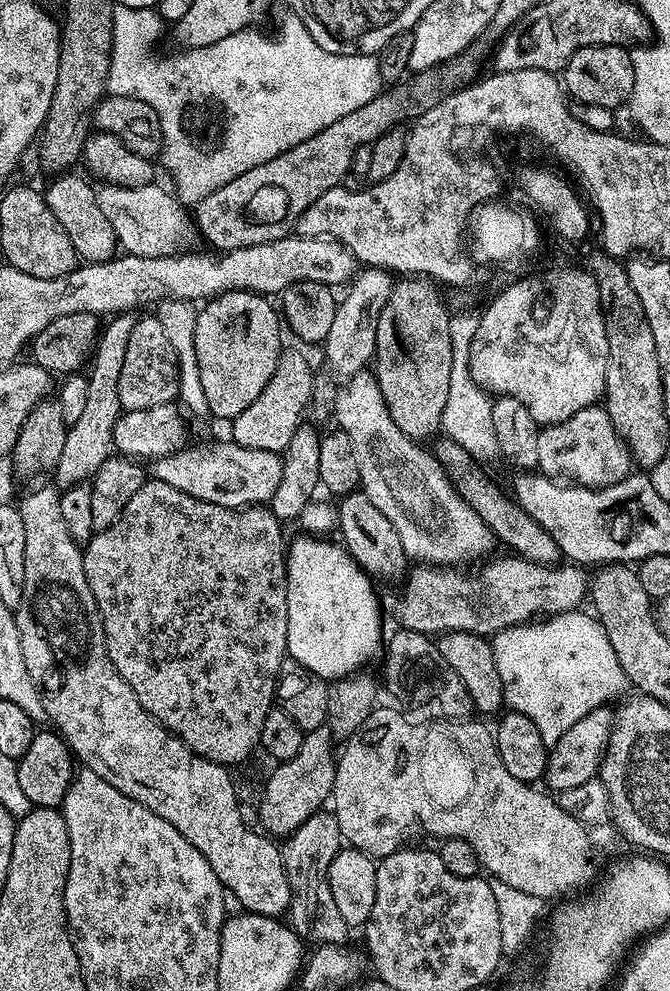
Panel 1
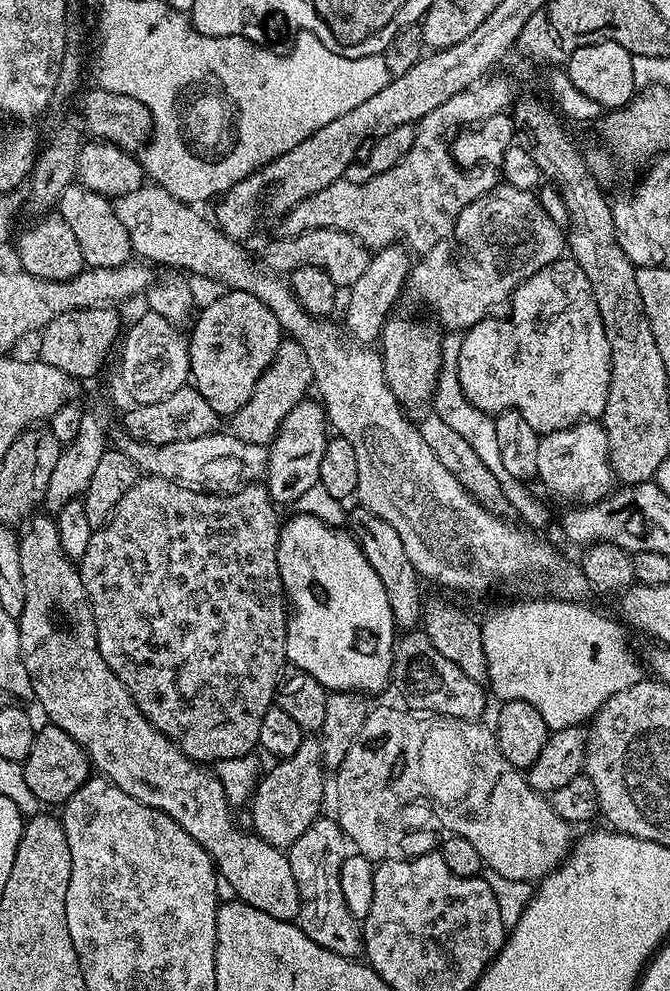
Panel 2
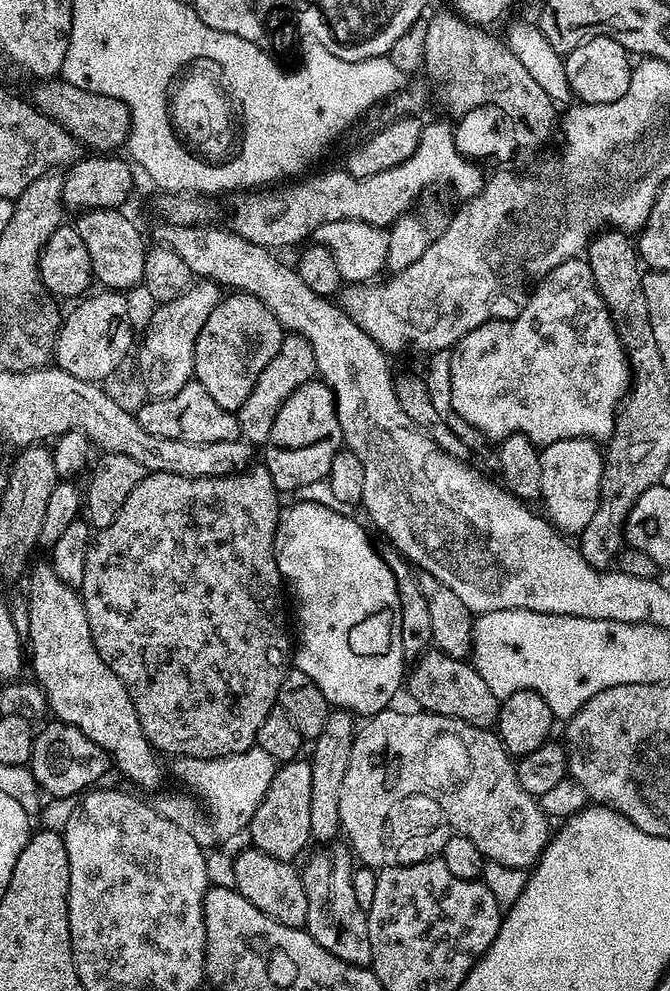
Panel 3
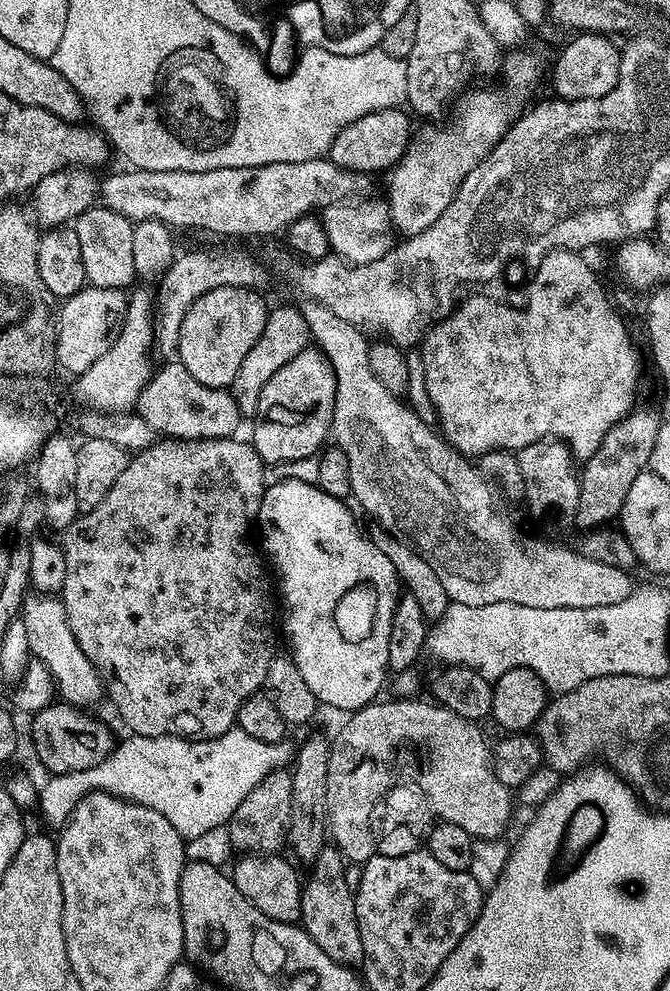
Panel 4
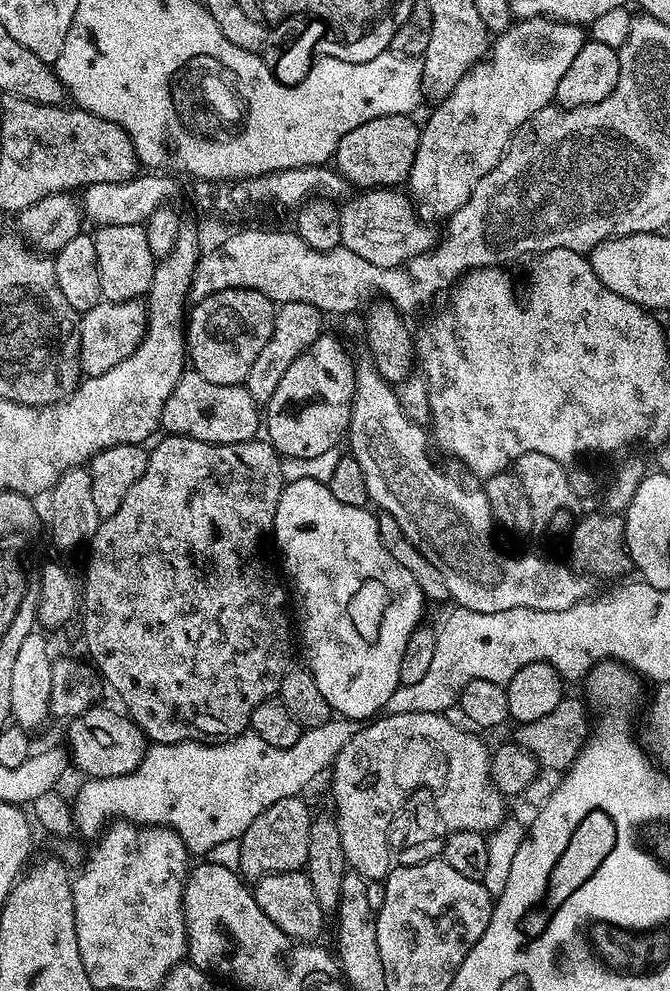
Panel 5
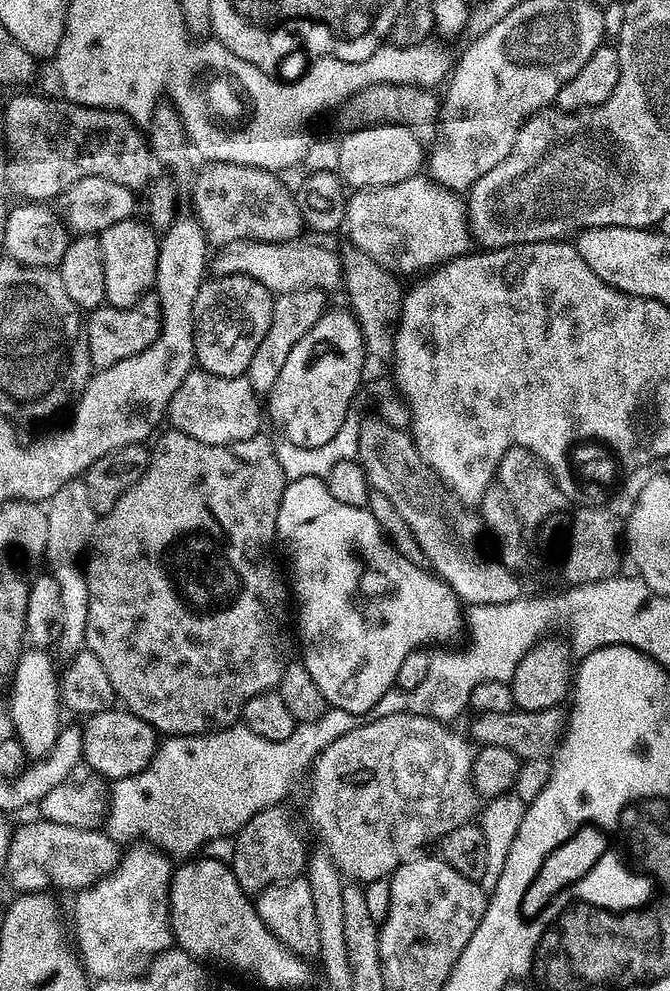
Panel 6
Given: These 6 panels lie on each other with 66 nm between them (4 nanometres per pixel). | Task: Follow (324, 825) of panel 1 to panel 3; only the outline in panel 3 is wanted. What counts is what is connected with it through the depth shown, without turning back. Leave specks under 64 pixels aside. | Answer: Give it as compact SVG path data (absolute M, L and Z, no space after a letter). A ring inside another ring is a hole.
M347 847L336 848L332 856L328 852L316 852L302 868L304 889L308 899L306 931L330 954L342 958L342 962L367 968L372 962L368 913L362 908L352 885L354 856Z

